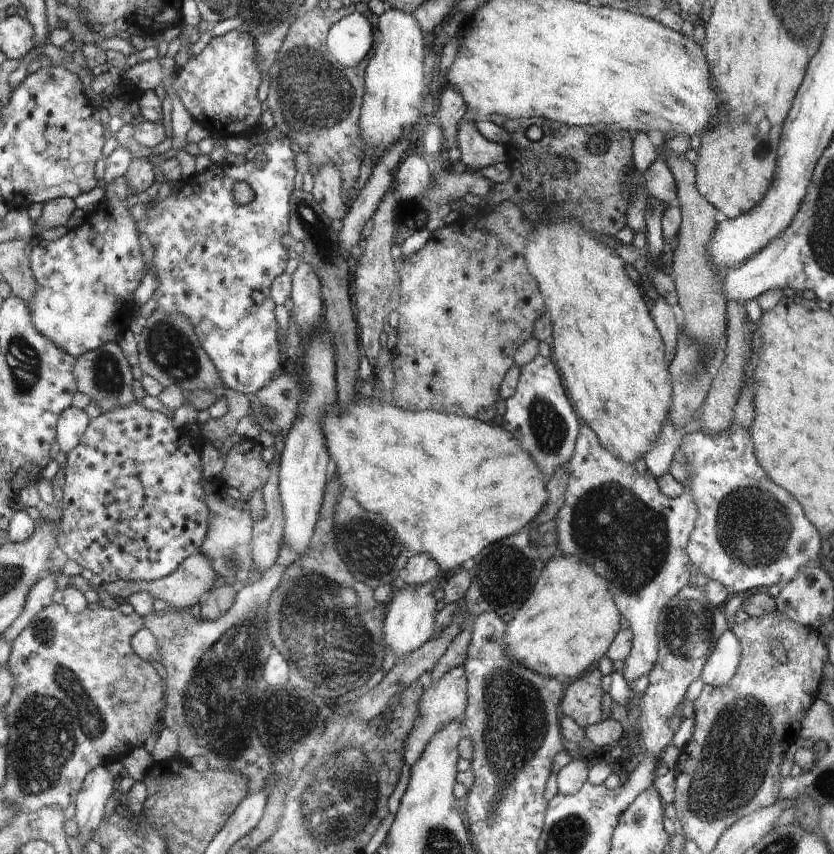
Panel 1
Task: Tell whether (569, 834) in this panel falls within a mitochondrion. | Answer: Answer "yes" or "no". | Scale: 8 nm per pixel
yes

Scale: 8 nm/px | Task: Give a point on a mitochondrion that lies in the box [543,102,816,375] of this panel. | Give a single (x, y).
(601, 141)

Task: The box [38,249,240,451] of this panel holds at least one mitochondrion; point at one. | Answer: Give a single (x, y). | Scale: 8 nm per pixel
(169, 348)

